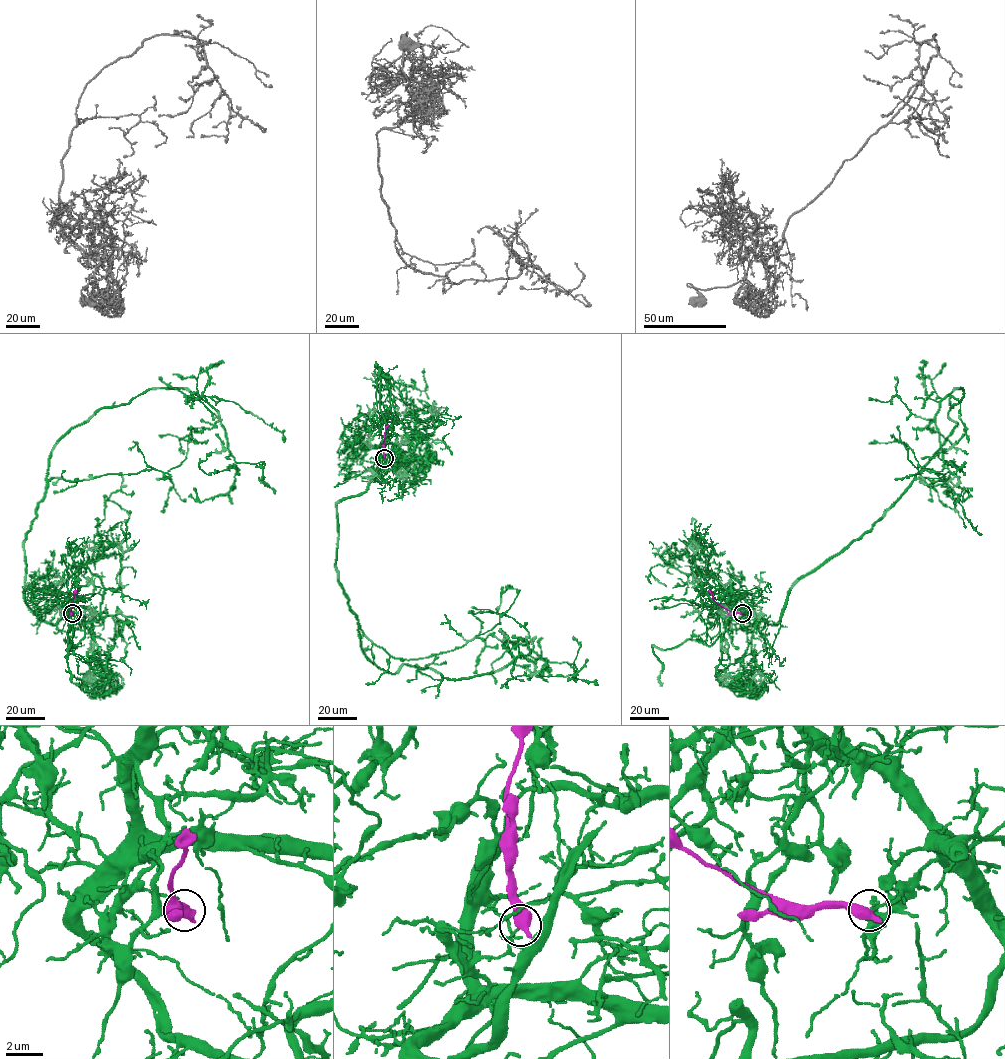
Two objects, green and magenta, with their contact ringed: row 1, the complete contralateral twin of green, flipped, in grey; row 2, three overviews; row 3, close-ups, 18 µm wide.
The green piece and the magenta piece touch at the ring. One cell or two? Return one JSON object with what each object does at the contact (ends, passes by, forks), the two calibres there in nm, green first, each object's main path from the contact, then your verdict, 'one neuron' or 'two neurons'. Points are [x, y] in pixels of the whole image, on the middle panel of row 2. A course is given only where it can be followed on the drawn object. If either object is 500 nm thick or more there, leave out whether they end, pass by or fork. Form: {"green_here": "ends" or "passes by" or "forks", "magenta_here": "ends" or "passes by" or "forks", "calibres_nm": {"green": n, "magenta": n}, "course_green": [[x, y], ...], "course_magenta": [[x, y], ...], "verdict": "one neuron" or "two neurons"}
{"calibres_nm": {"green": 100, "magenta": 650}, "course_green": [[384, 458], [337, 504], [337, 579], [365, 655], [455, 679], [547, 660], [508, 688]], "course_magenta": [[384, 458], [383, 443], [387, 425]], "verdict": "two neurons"}

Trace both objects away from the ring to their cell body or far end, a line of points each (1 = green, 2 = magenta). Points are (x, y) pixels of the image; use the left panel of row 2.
1: (72, 613), (52, 624), (25, 599), (60, 440), (187, 389), (235, 461), (227, 493), (196, 489)
2: (72, 613), (75, 589)

